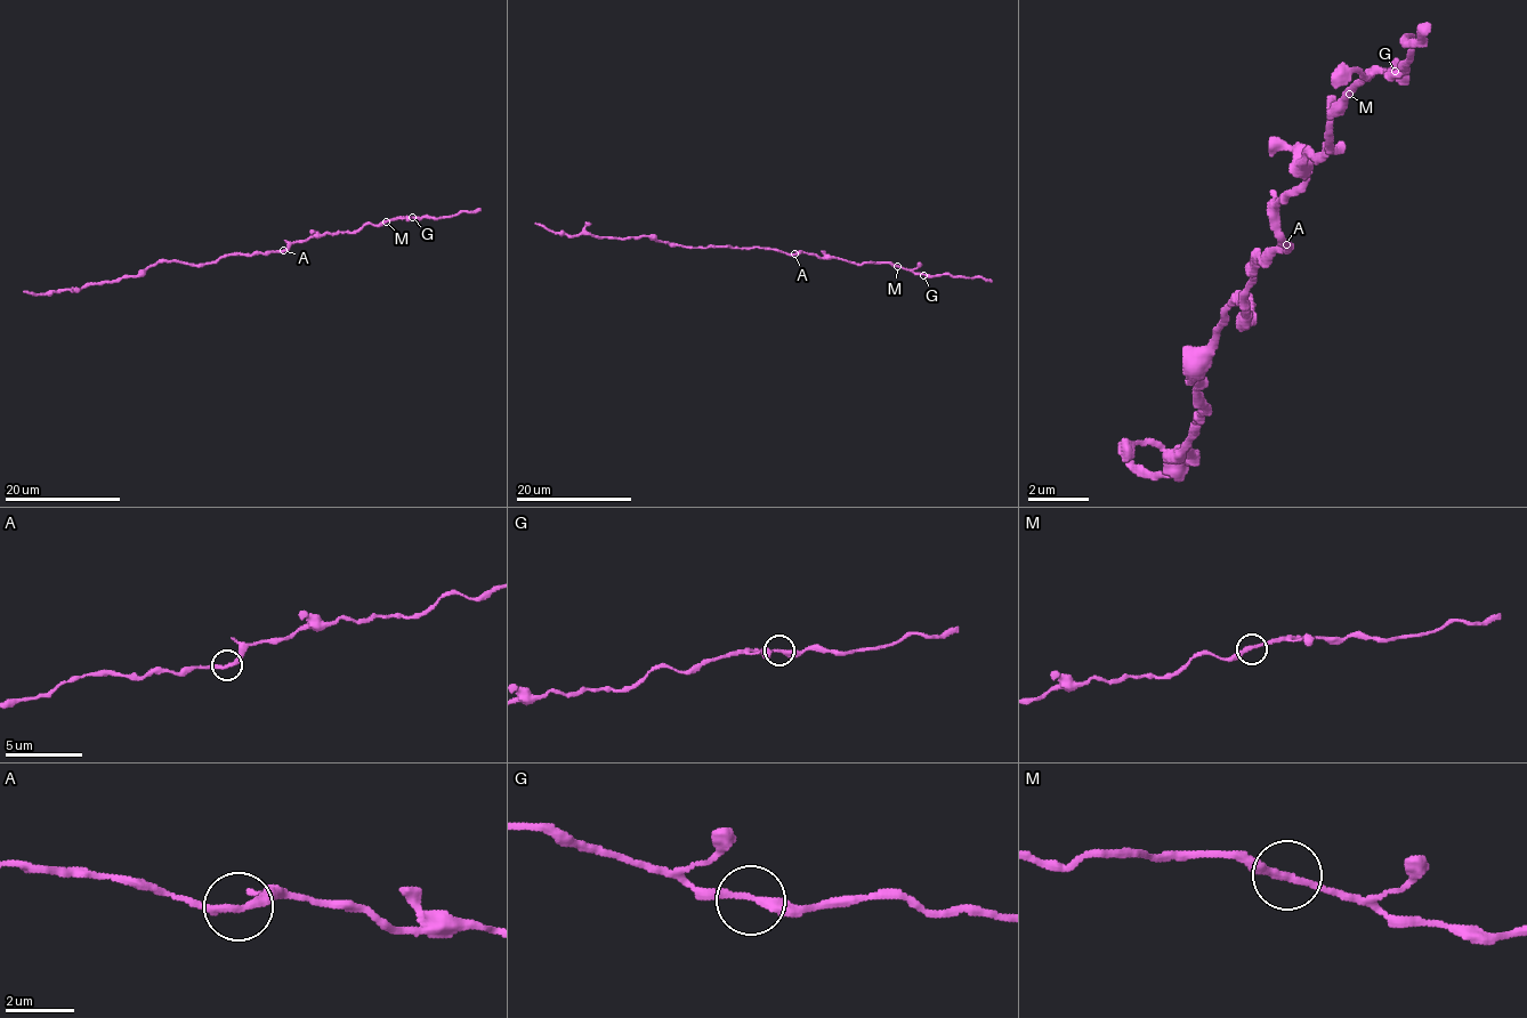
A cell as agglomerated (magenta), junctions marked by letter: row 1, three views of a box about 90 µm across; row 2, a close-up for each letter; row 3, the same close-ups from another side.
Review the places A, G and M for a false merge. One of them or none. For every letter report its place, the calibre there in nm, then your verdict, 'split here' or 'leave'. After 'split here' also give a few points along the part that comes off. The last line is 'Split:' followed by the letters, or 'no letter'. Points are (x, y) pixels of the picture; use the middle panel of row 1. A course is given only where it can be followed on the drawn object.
A: place (794, 253); calibre 240 nm; leave
G: place (923, 275); calibre 240 nm; leave
M: place (897, 266); calibre 240 nm; leave
Split: no letter

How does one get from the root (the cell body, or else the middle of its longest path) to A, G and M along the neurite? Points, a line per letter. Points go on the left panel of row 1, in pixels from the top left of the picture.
A: (251, 253), (283, 251)
G: (251, 253), (283, 251), (290, 243), (314, 236), (357, 232), (369, 223), (381, 225), (394, 219), (412, 217)
M: (251, 253), (283, 251), (290, 243), (314, 236), (357, 232), (364, 225), (386, 221)

